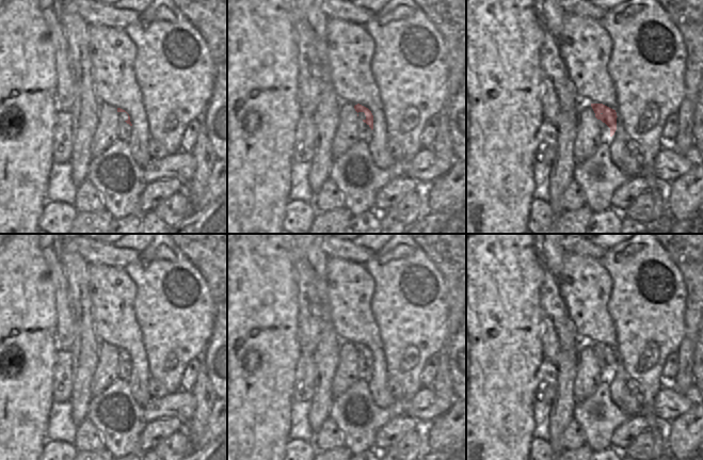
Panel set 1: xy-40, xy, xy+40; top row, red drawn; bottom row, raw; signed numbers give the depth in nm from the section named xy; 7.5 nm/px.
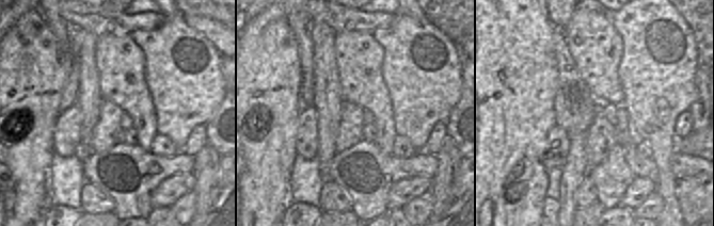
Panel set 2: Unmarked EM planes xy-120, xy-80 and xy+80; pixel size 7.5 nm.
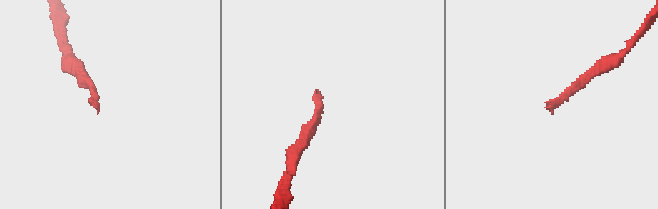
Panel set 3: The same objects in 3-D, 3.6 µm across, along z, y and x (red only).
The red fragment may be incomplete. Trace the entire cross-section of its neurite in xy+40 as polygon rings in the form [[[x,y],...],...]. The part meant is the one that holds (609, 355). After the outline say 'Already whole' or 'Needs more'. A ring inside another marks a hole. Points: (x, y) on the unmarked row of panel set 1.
[[[591,343],[591,346],[595,352],[595,356],[598,359],[597,363],[602,369],[602,374],[609,383],[610,377],[617,369],[617,351],[603,343]]]. Needs more.

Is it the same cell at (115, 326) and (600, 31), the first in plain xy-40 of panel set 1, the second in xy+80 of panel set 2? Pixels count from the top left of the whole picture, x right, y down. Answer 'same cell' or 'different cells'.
same cell

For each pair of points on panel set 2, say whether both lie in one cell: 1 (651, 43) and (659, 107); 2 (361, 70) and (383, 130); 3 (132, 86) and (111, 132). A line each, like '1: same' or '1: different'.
1: same
2: same
3: different

